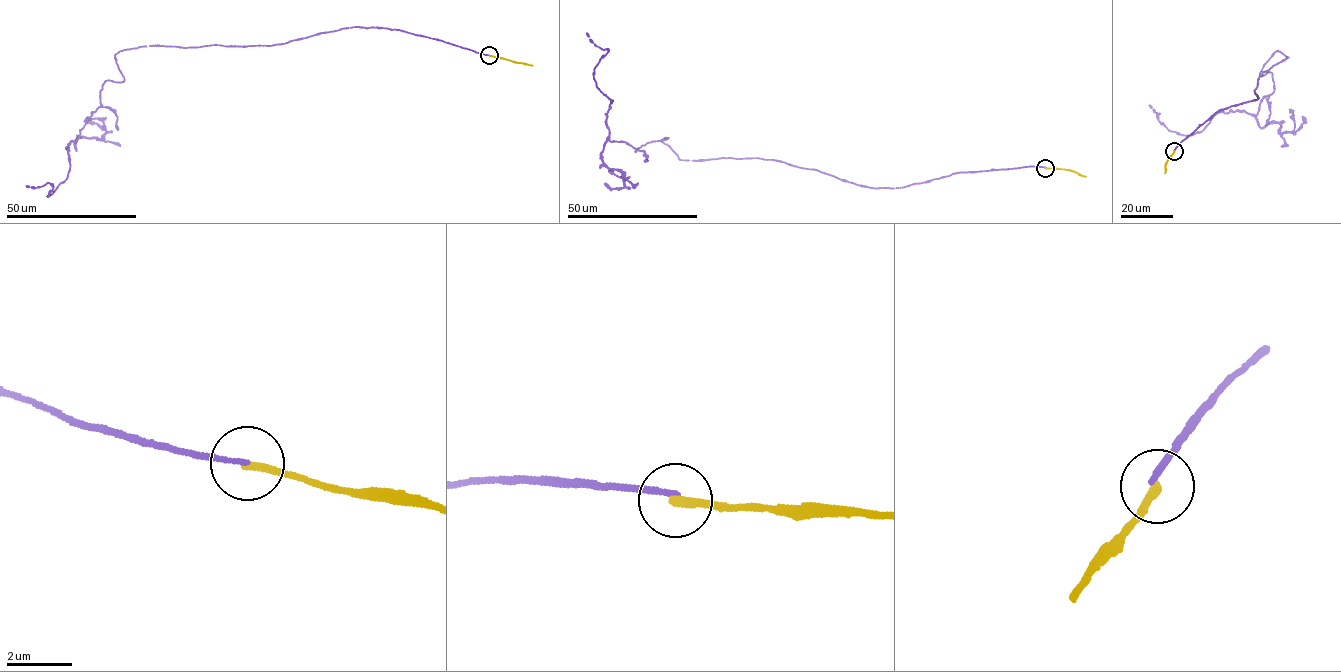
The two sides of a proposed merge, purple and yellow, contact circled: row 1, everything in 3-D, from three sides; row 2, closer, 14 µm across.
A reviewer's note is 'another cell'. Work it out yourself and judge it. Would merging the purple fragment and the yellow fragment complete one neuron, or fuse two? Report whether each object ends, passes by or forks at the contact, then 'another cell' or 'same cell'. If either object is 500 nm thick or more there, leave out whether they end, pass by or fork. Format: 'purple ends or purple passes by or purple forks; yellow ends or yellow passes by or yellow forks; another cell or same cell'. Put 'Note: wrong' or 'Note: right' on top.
Note: right
purple ends; yellow ends; another cell

